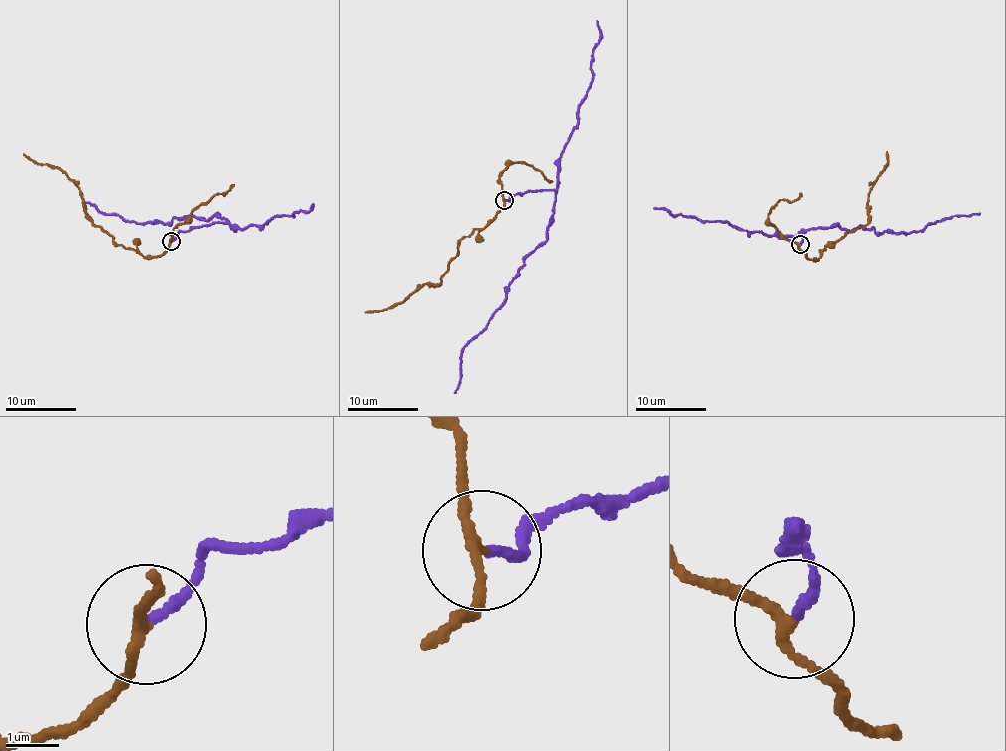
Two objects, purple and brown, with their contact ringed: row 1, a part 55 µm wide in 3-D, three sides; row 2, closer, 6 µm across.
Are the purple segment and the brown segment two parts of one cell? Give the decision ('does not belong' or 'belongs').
does not belong

